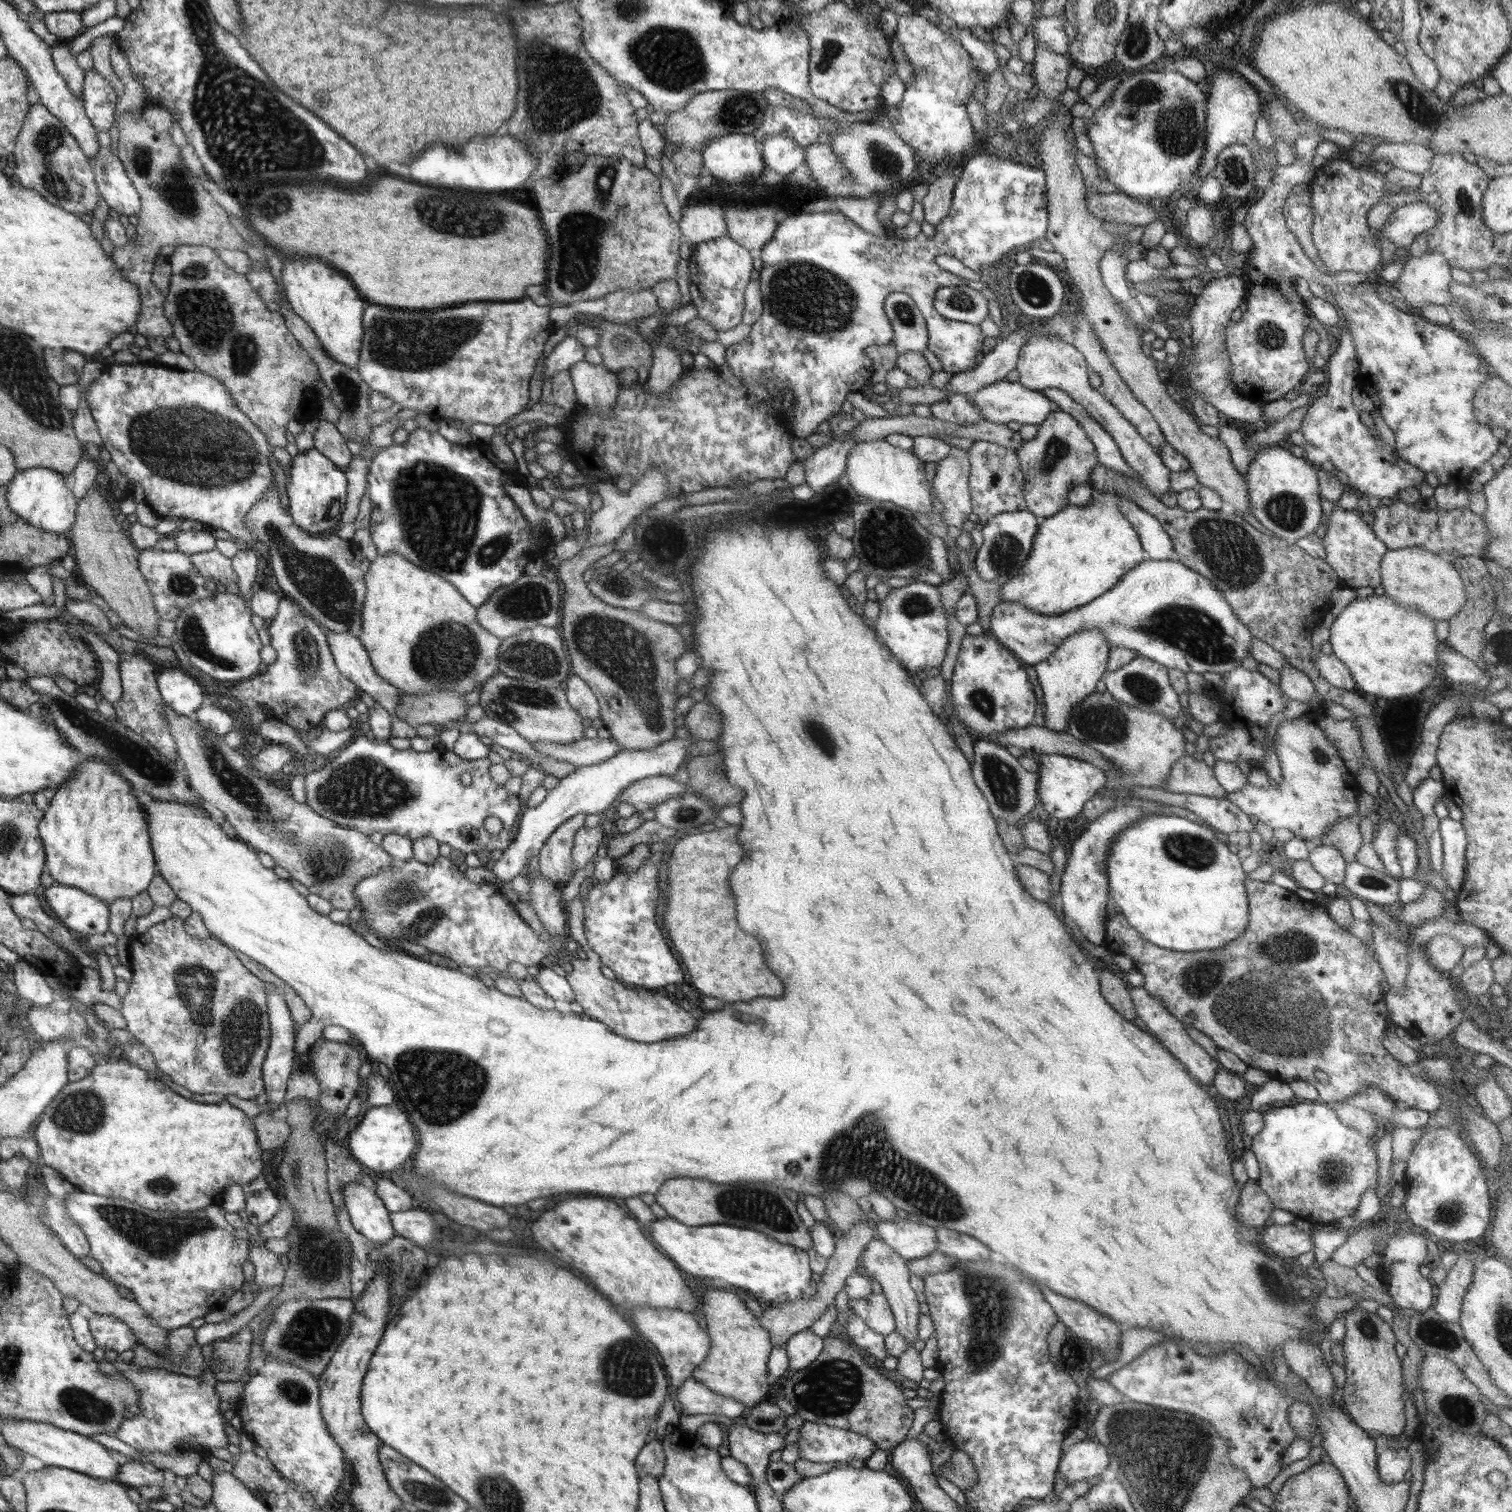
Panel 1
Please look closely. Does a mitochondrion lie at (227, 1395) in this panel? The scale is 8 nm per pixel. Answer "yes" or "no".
no

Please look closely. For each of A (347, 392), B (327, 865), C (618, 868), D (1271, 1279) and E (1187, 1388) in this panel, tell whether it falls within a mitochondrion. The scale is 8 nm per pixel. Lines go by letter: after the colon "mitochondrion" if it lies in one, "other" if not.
A: mitochondrion
B: mitochondrion
C: other
D: mitochondrion
E: mitochondrion

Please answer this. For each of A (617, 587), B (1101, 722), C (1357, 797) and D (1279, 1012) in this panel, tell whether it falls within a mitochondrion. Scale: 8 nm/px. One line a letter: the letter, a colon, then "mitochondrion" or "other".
A: mitochondrion
B: mitochondrion
C: other
D: mitochondrion

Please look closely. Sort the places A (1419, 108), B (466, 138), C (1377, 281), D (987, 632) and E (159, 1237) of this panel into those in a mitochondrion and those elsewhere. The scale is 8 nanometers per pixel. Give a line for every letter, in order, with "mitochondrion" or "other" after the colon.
A: mitochondrion
B: other
C: other
D: other
E: mitochondrion

